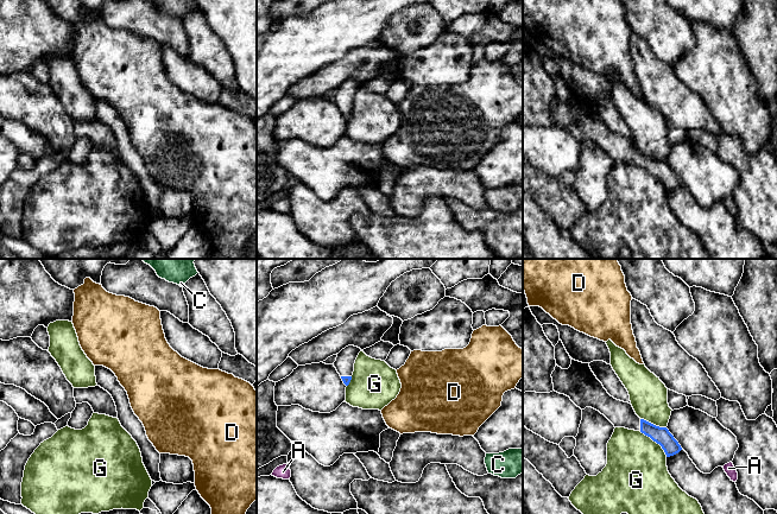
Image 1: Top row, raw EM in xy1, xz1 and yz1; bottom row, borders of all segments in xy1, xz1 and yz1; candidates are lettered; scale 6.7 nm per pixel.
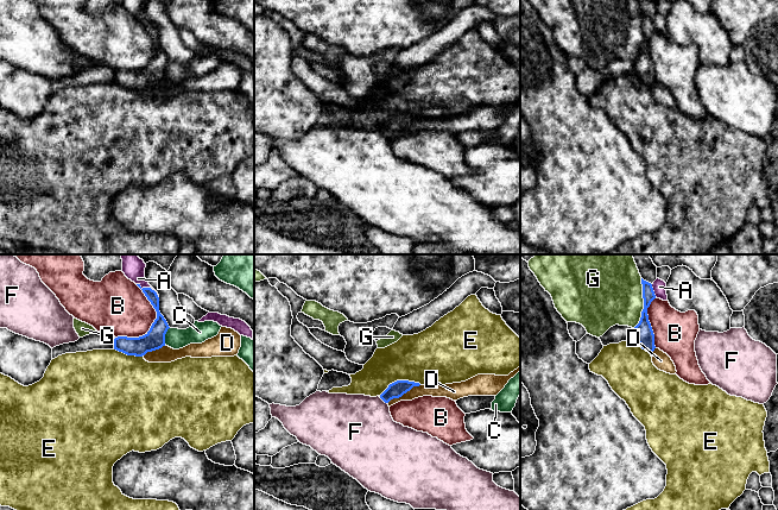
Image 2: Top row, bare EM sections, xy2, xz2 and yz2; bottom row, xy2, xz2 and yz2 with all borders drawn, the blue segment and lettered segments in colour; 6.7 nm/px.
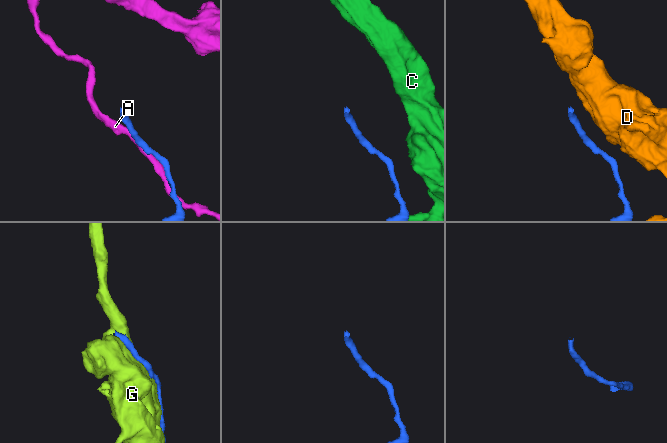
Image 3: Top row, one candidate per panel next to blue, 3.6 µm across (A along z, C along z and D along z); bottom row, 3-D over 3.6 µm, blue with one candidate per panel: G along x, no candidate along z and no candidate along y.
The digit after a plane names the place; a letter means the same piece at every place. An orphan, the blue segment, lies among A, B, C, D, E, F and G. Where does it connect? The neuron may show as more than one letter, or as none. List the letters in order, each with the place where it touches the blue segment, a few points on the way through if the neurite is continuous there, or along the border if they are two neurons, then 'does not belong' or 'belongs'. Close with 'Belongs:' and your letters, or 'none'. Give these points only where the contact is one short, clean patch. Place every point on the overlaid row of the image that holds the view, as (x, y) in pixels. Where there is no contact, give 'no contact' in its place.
A: xy2 (149, 288) | does not belong
B: xy2 (152, 323) | does not belong
C: xy2 (164, 335) | along xy2 (169, 327), (164, 344) | does not belong
D: xz2 (403, 394) | along xz2 (419, 384), (400, 396), (393, 397), (387, 403) | does not belong
E: xz2 (399, 381) | along xz2 (421, 384), (413, 381), (394, 381), (379, 396) | does not belong
F: xz2 (383, 400) | along xz2 (379, 397), (386, 403) | does not belong
G: yz2 (644, 303) | does not belong
Belongs: none

